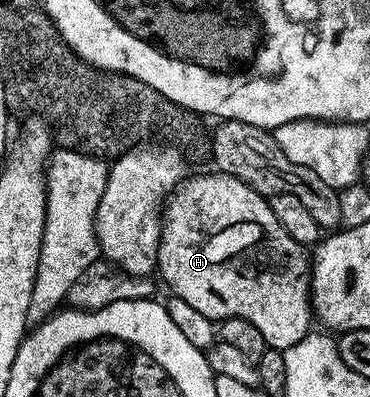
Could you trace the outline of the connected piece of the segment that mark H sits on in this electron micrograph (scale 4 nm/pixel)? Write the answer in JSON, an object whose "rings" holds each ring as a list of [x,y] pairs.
{"rings":[[[211,173],[197,178],[189,176],[169,194],[162,211],[156,270],[172,289],[171,293],[186,300],[202,316],[213,320],[250,320],[262,332],[265,347],[286,351],[305,338],[314,326],[309,251],[282,228],[265,195],[234,176]]]}

